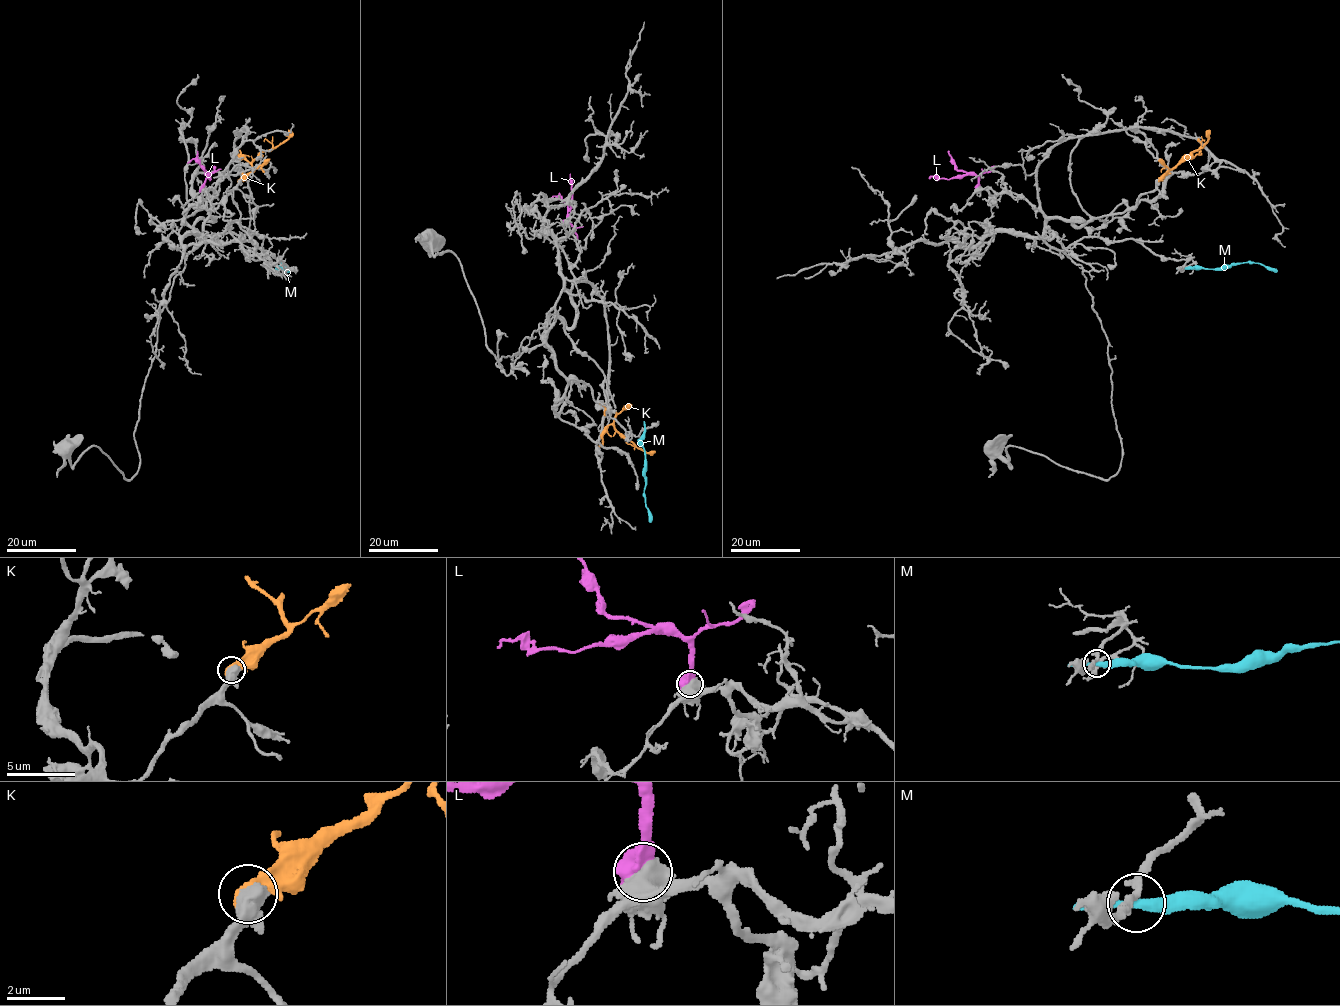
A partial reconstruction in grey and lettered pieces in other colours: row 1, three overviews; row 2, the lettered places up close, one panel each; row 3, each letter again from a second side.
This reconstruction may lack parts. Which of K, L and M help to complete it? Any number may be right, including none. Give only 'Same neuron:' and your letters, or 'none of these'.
Same neuron: K

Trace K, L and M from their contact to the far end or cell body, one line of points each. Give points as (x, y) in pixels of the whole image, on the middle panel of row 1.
K: (601, 404), (615, 413), (615, 428), (625, 438), (647, 452), (653, 451)
L: (563, 223), (568, 223), (572, 193), (569, 174)
M: (645, 429), (642, 439), (644, 498), (650, 522)

